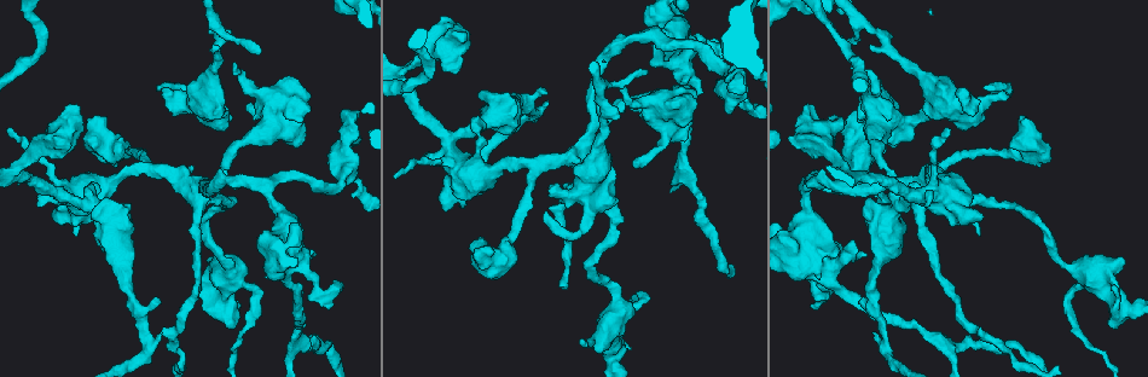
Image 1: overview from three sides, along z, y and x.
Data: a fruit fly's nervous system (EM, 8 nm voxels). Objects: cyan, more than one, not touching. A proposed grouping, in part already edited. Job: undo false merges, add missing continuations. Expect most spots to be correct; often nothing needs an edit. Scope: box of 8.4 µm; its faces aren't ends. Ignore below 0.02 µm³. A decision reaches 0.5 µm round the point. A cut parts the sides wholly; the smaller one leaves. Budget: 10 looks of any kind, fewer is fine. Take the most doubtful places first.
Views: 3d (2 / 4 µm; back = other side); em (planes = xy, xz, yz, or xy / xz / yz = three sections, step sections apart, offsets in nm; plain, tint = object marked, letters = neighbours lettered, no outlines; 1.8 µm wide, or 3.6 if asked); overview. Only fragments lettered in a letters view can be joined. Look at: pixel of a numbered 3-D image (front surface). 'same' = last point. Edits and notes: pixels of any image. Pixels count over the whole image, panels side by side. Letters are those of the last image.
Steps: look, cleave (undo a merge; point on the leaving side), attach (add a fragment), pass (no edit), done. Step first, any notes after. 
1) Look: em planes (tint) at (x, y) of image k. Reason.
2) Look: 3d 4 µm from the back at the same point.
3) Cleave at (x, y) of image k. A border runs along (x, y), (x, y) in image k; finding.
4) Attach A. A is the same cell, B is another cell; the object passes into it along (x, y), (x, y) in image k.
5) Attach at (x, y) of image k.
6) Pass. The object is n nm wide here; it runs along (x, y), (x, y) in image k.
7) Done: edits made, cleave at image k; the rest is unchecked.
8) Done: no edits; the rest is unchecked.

Look: 3d 2 µm at (260, 53) of image 1. Thin end.

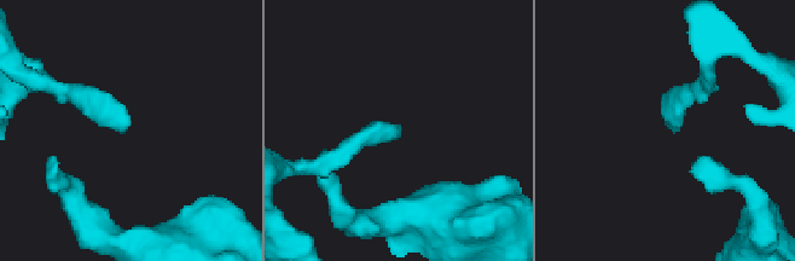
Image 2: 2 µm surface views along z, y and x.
Look: em planes (plain) at (400, 131) of image 2.

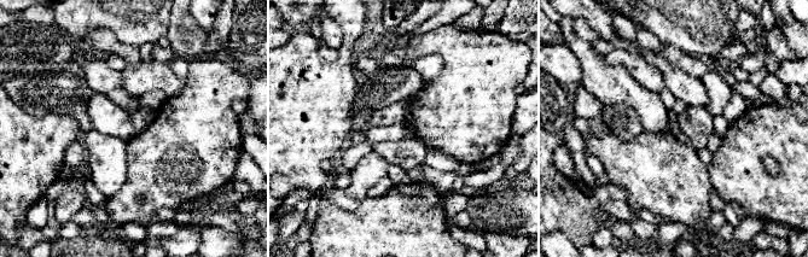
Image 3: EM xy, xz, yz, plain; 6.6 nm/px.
Look: em planes (letters) at the same point.

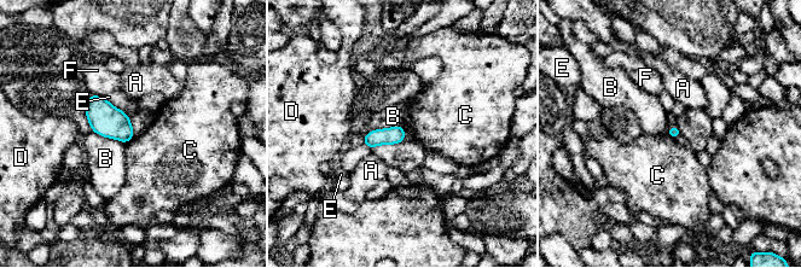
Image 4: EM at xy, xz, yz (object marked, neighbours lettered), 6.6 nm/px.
Pass. A, B, C, D, E and F are other cells; a border runs along (666, 133), (675, 139) in image 4; no lettered fragment goes on from it.

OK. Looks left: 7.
Look: em 3.6 µm planes (letters) at (666, 22) of image 1. Two arms at a narrow angle.

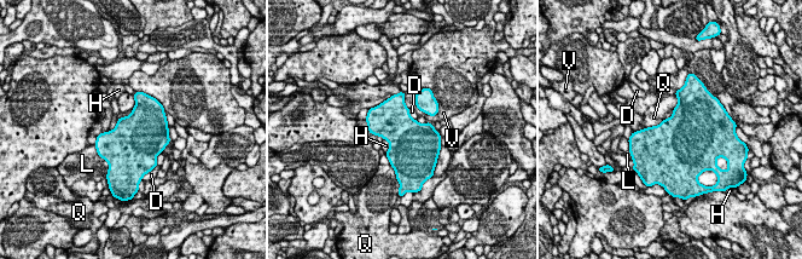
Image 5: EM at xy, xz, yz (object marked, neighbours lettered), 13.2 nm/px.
Pass. D, H, L, Q and V are other cells; a border runs along (383, 138), (389, 145), (385, 153) in image 5; one neuron here.

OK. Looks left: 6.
Look: em 3.6 µm yz step 4 (letters) at (233, 274) of image 1. Calibre changes.

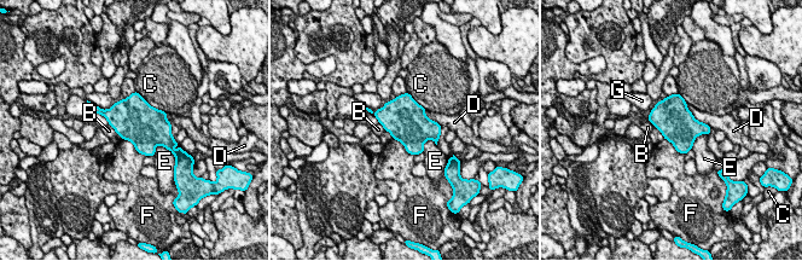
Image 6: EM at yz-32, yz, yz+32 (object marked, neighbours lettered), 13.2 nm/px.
Pass. B, C, D, E, F and G are other cells; a border runs along (122, 138), (145, 155) in image 6; one neuron here.

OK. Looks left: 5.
Look: 3d 4 µm at (483, 139) of image 1.

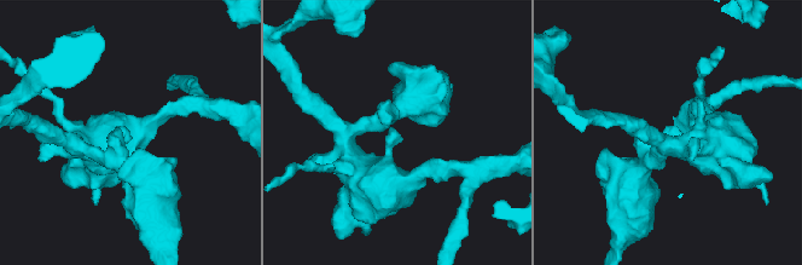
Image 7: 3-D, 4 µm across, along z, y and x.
Look: em yz step 16 (tint) at (393, 135) of image 7. Need the tissue.

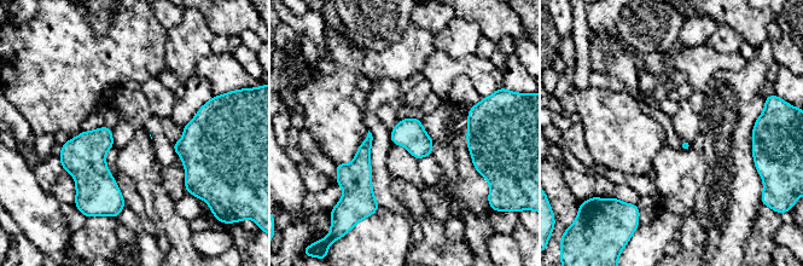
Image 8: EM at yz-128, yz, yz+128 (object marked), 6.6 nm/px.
Look: em planes (letters) at the same point. Cut it another way.

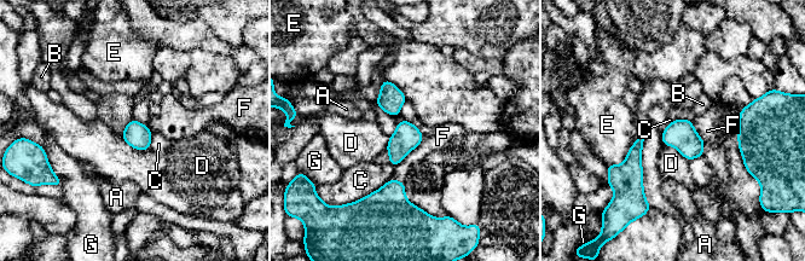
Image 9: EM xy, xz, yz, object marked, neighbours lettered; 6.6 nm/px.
Pass. The object is 170 nm wide here; A, B, C, D, E, F and G are other cells; a border runs along (121, 138), (139, 150), (149, 149) in image 9; continuous, no second neuron.

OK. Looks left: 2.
Done: no edits; the rest is unchecked.

